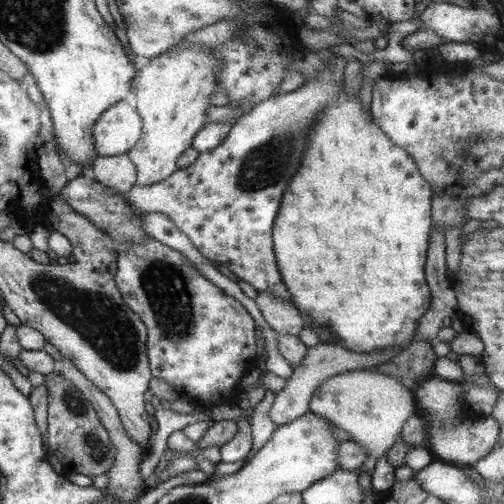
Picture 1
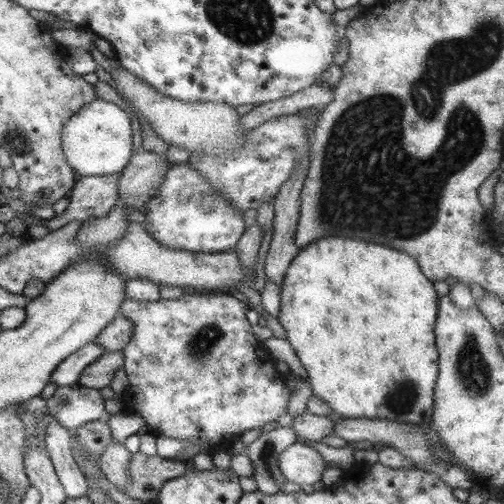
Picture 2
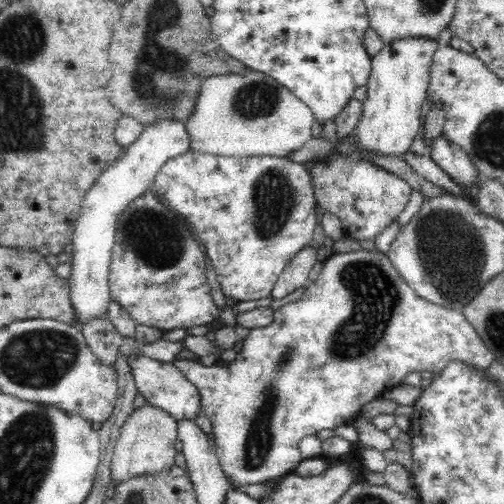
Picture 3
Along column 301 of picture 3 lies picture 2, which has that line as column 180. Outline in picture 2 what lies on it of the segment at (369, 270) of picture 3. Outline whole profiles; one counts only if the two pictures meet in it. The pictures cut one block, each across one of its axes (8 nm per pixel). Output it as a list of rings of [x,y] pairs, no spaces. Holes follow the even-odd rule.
[[[183,292],[181,298],[177,300],[157,300],[157,302],[135,302],[135,300],[125,300],[119,308],[119,314],[123,318],[127,318],[129,322],[133,322],[133,336],[129,340],[129,344],[123,348],[123,354],[125,354],[125,374],[127,374],[127,380],[129,380],[129,386],[127,390],[121,394],[121,398],[131,398],[133,402],[129,404],[127,414],[133,414],[133,416],[141,416],[145,420],[145,428],[149,428],[149,432],[153,436],[159,436],[159,438],[175,438],[175,440],[181,440],[189,446],[193,446],[193,452],[185,452],[185,454],[177,454],[175,458],[169,458],[171,462],[181,462],[181,464],[191,464],[191,460],[197,456],[197,454],[215,454],[217,450],[225,450],[227,444],[231,440],[235,440],[237,436],[241,436],[243,430],[253,430],[253,428],[259,428],[267,422],[273,422],[277,420],[285,408],[287,408],[287,400],[289,400],[289,388],[285,386],[285,376],[281,372],[275,370],[275,364],[271,362],[271,354],[269,350],[263,348],[263,344],[259,340],[255,340],[255,336],[251,334],[251,324],[245,320],[245,314],[247,314],[249,308],[245,308],[241,304],[241,300],[235,300],[233,296],[229,294],[203,294],[203,292]]]

